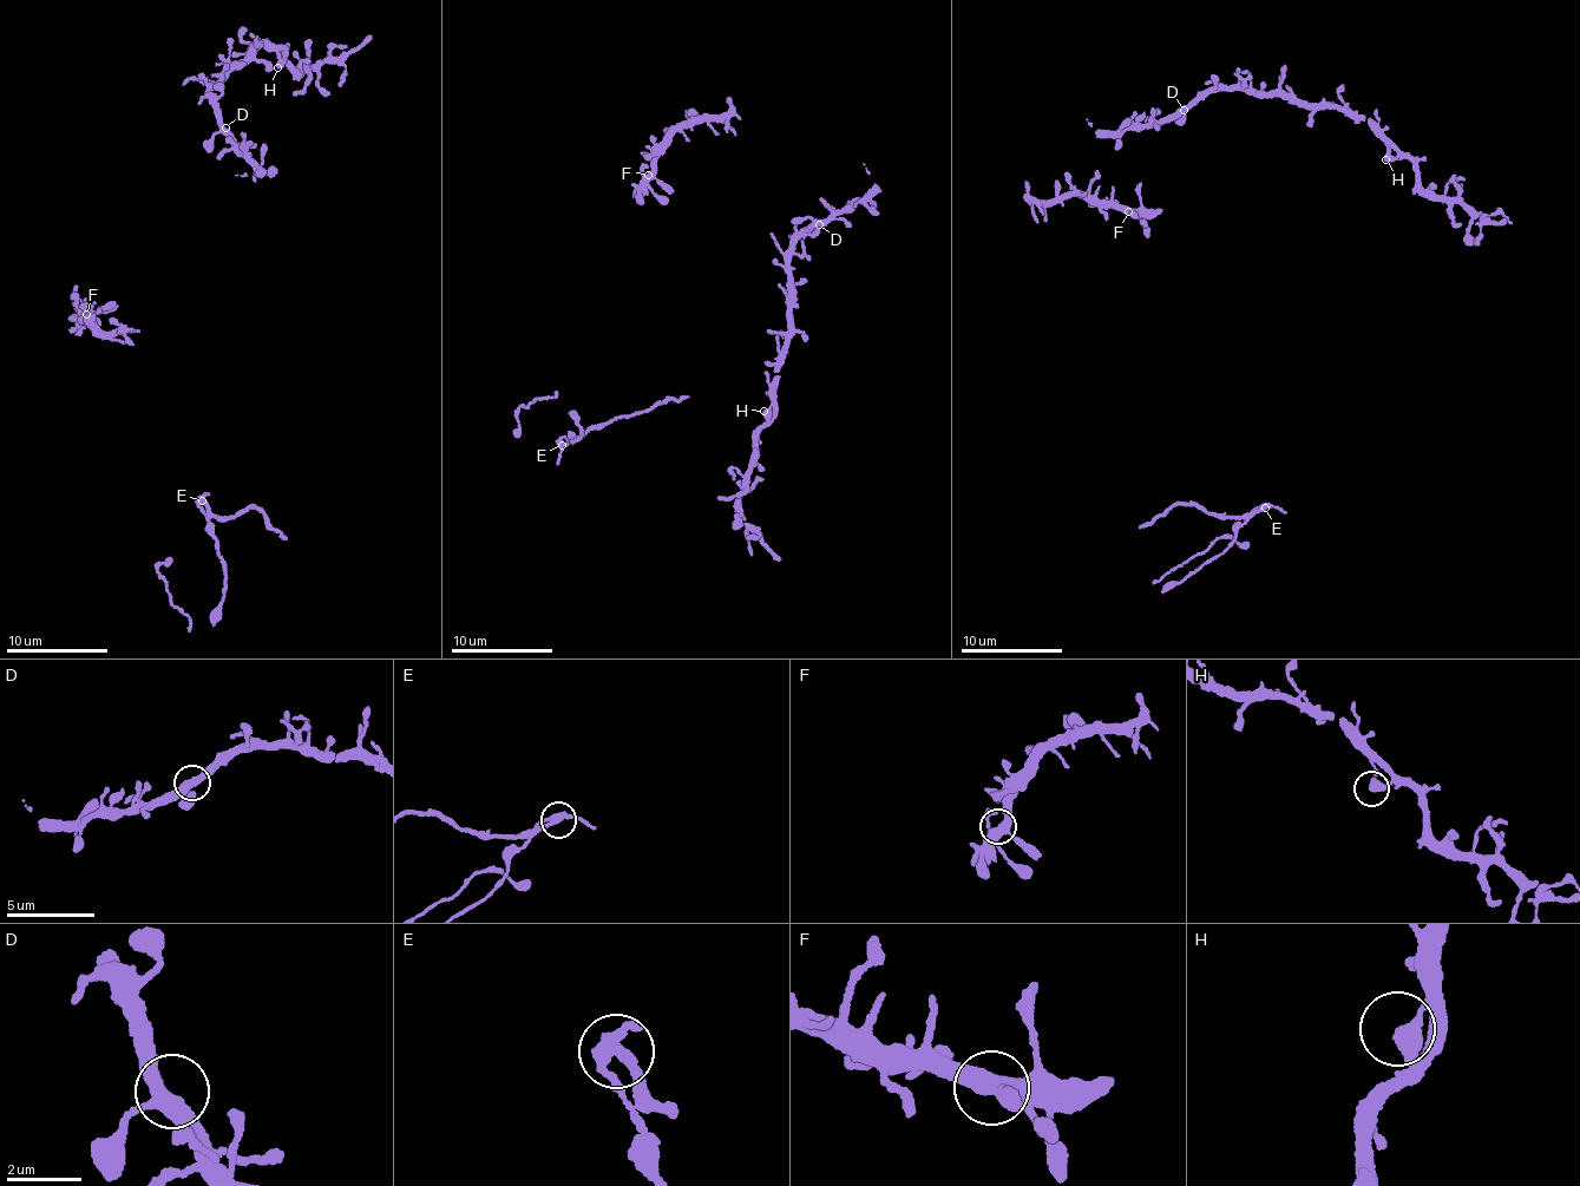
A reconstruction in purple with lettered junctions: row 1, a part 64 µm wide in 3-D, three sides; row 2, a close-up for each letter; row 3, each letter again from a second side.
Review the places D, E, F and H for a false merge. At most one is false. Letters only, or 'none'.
E

